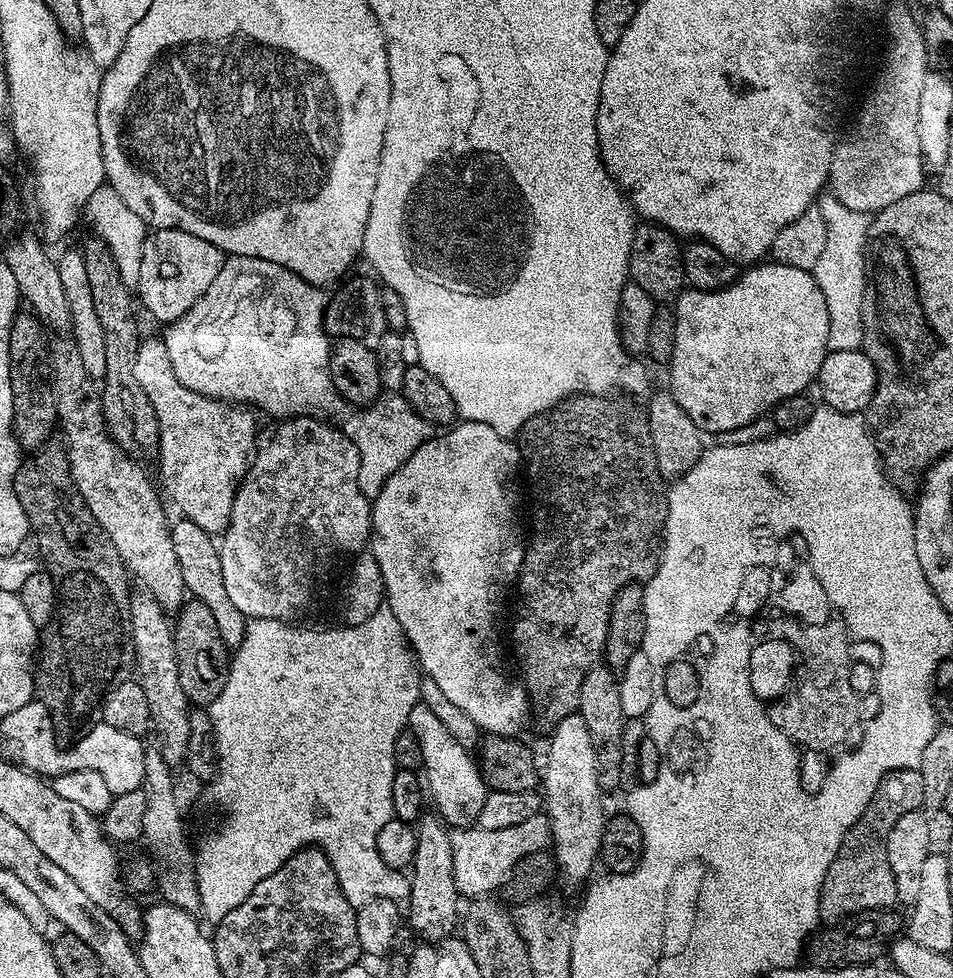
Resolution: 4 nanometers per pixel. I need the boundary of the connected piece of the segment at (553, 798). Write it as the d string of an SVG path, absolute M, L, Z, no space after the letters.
M578 714L562 718L562 722L555 724L551 732L548 765L542 768L542 804L552 828L551 846L560 844L562 870L568 872L571 880L576 880L594 872L600 854L597 840L602 840L602 831L600 800L596 793L596 751L594 742L590 742L590 730L586 730L586 722L582 722Z

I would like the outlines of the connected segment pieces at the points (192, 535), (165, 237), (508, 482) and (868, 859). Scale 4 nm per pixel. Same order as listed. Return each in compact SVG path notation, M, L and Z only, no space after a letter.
M180 518L171 525L174 554L178 554L178 566L182 570L184 587L195 599L200 600L214 614L214 622L218 622L218 634L229 649L235 650L244 638L246 618L230 602L230 594L226 594L226 582L222 582L222 562L217 541L202 526L194 526L194 522Z
M157 228L149 231L144 242L142 258L138 261L138 268L140 268L139 303L142 308L142 303L144 303L145 310L154 319L161 320L161 325L171 324L172 321L182 318L182 314L186 314L190 306L194 306L194 302L198 302L198 298L201 298L206 290L210 290L210 282L218 278L225 259L225 252L218 250L218 246L206 242L206 238L198 238L198 234L186 234L186 230L177 228Z
M465 420L456 422L439 436L433 435L424 441L410 458L382 486L382 490L371 501L372 506L372 531L370 533L370 555L378 562L378 570L382 574L384 583L384 598L386 606L398 618L398 626L402 626L404 637L408 640L408 647L412 649L417 665L422 669L423 675L433 680L438 685L438 690L458 706L464 714L474 718L474 722L480 727L481 733L493 736L519 737L520 731L530 724L530 701L527 692L524 691L523 683L508 681L509 673L500 666L500 656L496 656L496 599L498 599L495 578L505 575L509 562L515 559L519 553L518 530L516 529L516 512L512 512L512 483L514 483L522 472L521 449L517 447L509 437L498 434L490 426L482 422Z
M900 768L897 772L889 772L880 781L880 788L874 794L870 806L862 814L855 826L842 838L842 846L838 846L838 854L834 862L830 862L830 870L826 870L826 878L822 882L820 891L820 919L825 925L832 926L845 918L865 910L880 910L885 907L887 900L896 900L896 883L894 882L894 870L890 870L890 858L886 858L885 836L902 818L902 814L914 812L925 807L924 787L922 786L922 774L919 768Z

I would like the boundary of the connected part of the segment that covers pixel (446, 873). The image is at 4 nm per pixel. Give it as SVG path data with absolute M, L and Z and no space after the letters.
M426 812L416 822L416 840L410 865L411 892L406 901L406 922L421 941L436 943L451 937L455 924L457 927L460 920L460 895L453 876L452 838L447 825L435 813Z

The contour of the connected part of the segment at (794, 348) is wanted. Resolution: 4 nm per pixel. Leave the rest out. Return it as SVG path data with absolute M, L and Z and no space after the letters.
M760 262L755 266L745 267L737 275L734 284L728 288L720 288L717 292L688 288L676 297L674 311L676 313L676 329L674 330L674 354L670 361L670 369L672 368L670 391L672 397L678 402L678 406L682 406L682 410L686 410L686 414L690 414L690 418L704 434L746 426L747 423L754 422L758 417L765 415L784 399L803 393L808 388L807 384L811 385L815 381L822 362L828 357L830 314L826 314L826 298L822 298L822 290L818 290L815 275L807 268L786 266L775 262Z

